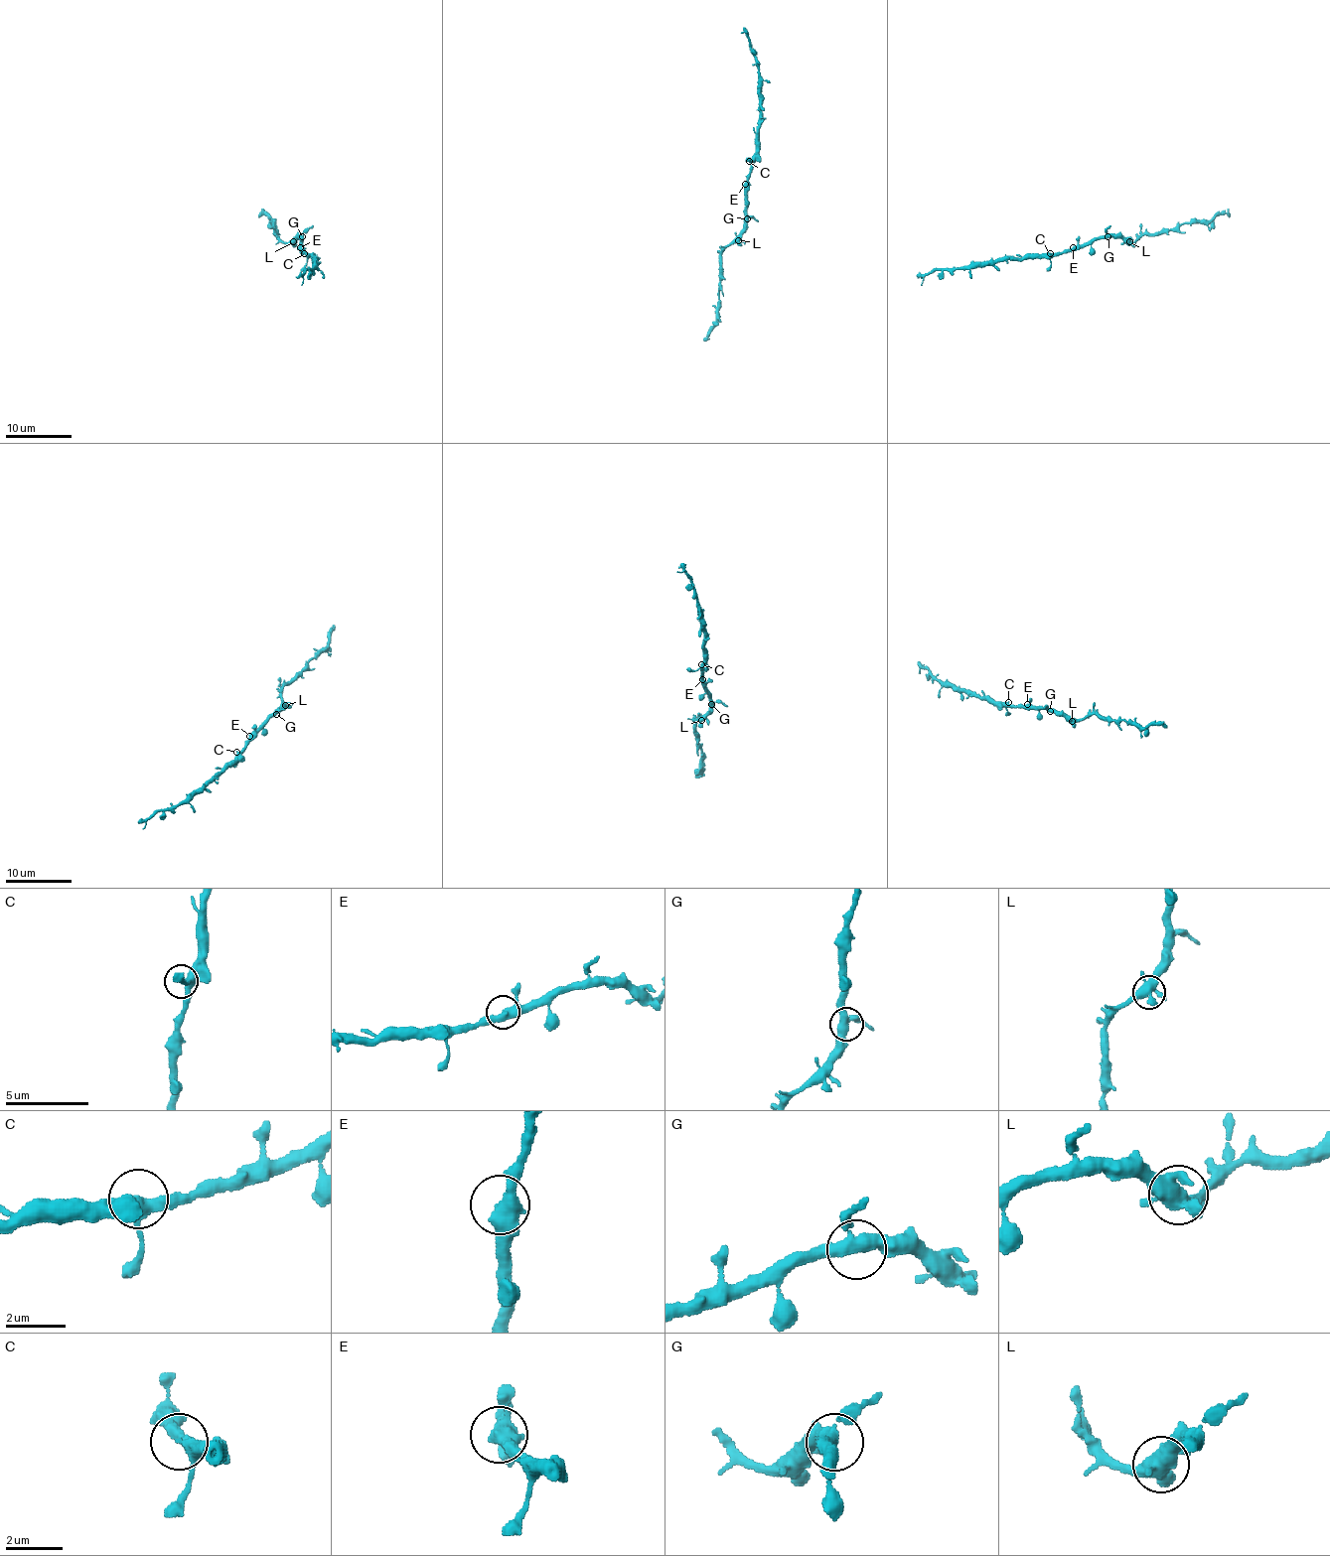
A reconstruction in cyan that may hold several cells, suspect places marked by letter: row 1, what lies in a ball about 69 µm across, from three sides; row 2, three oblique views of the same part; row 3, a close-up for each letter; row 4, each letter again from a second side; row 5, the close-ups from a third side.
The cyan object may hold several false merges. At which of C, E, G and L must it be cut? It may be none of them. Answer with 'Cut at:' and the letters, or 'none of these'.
Cut at: none of these

